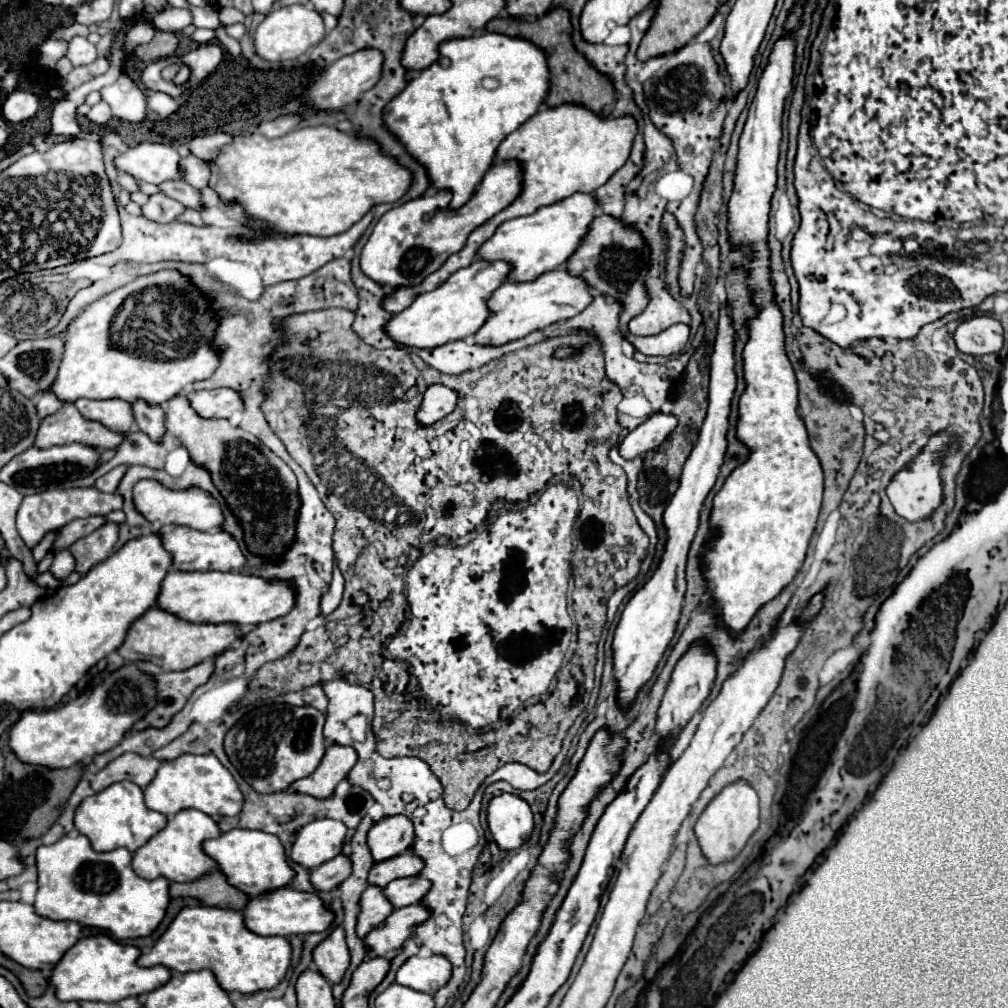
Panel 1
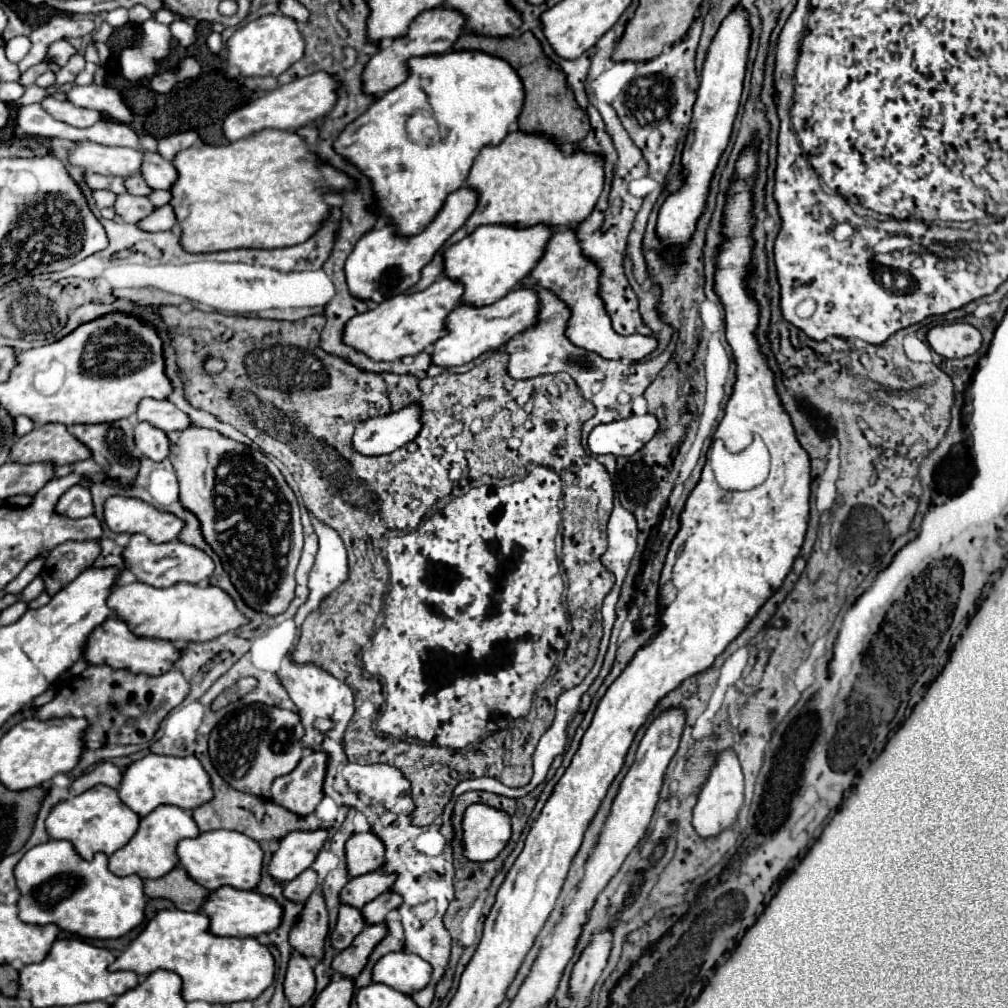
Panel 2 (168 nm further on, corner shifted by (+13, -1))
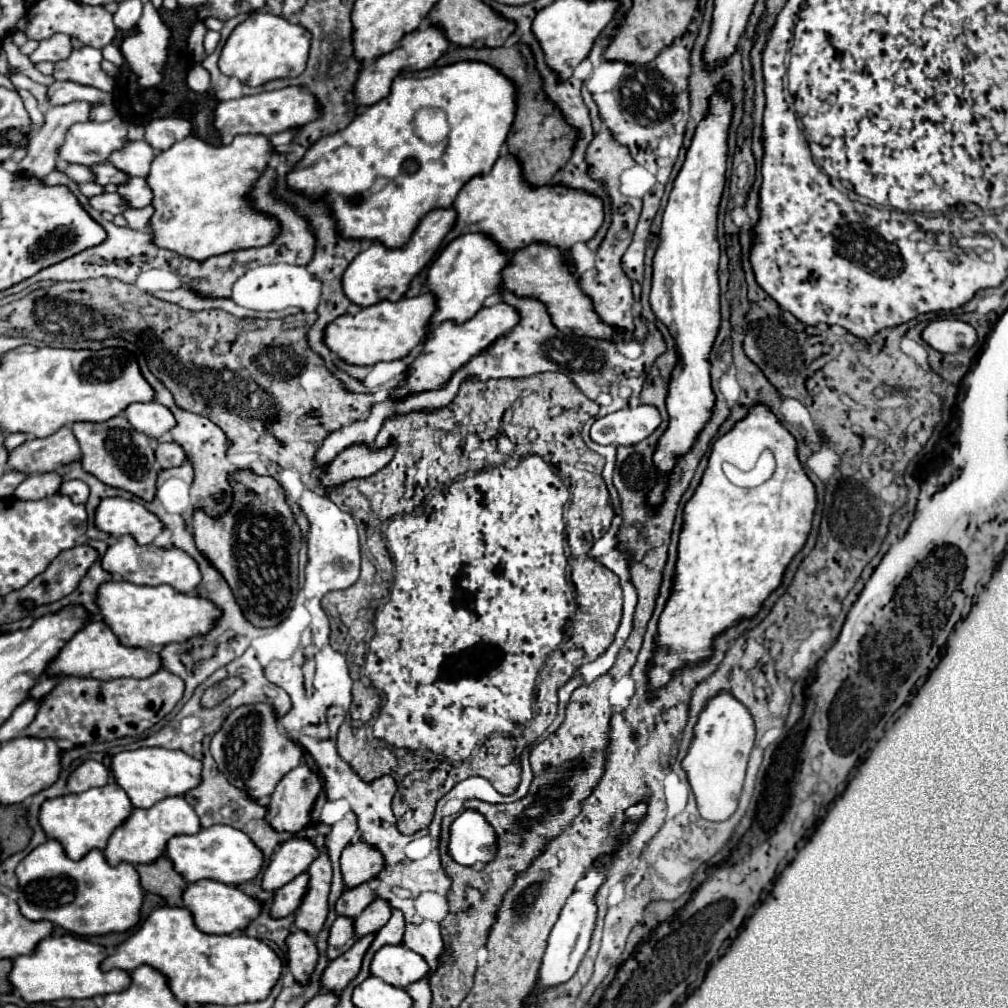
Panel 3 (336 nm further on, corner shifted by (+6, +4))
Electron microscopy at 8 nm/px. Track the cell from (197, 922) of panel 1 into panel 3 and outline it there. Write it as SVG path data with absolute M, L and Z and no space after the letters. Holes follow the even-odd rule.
M184 907L154 909L136 933L102 961L100 969L122 969L130 973L138 965L150 965L160 971L174 997L184 1005L238 1005L262 1001L270 995L282 973L282 961L266 943L244 933L206 935L196 929L190 911Z

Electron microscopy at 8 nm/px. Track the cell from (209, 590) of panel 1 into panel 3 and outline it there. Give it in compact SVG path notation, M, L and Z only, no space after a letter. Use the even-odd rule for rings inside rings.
M106 581L98 587L96 605L100 607L102 621L126 647L164 647L168 643L184 643L196 635L208 633L220 617L220 611L212 601L198 595L182 595L170 585L146 587L128 581Z

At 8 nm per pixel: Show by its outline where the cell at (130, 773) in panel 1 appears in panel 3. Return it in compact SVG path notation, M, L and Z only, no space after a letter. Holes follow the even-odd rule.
M84 761L80 763L72 775L68 777L68 793L82 793L86 789L92 789L92 787L102 787L110 781L110 769L98 761Z

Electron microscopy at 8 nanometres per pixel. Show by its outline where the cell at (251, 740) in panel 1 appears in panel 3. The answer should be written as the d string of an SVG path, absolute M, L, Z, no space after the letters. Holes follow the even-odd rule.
M268 703L242 705L234 709L222 729L214 735L210 751L220 773L256 801L270 797L278 781L302 761L302 749L276 729L274 709Z

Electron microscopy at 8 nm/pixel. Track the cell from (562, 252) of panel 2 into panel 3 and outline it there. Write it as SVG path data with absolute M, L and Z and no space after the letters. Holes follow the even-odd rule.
M534 243L516 251L508 265L502 269L502 289L512 291L518 297L532 297L540 303L546 303L546 311L550 311L550 319L554 327L562 333L574 333L582 337L596 337L596 339L610 339L614 329L602 323L592 309L590 297L582 293L578 287L578 279L568 271L568 265L562 259L560 249Z

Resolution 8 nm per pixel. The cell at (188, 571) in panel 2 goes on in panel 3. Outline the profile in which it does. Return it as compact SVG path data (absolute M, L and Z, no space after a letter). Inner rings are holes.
M130 535L118 537L108 547L108 551L102 555L100 565L106 573L110 573L114 577L120 577L124 581L130 581L130 583L136 583L136 585L170 585L178 593L186 593L186 595L196 591L196 587L202 579L198 565L184 551L180 551L180 549L160 549L156 545L140 547Z

